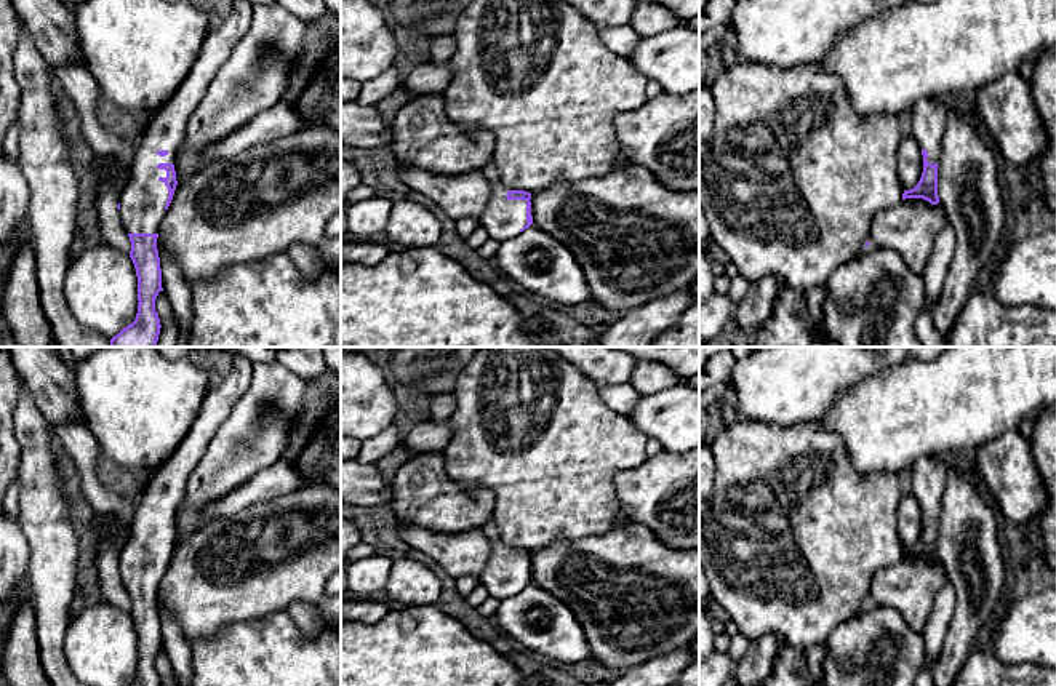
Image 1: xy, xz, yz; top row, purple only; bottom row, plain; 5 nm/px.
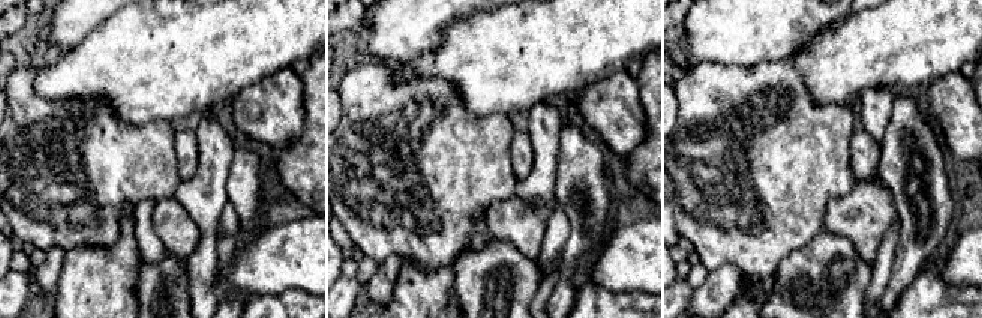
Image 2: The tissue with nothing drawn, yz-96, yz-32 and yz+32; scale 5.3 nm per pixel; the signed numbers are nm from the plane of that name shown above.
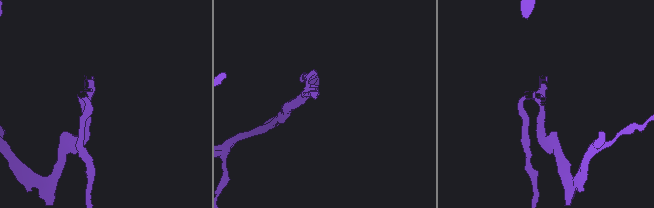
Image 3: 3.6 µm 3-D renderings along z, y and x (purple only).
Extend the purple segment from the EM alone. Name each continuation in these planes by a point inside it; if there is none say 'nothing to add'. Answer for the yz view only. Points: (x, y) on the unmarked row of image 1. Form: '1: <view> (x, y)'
1: yz (928, 475)

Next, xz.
1: xz (503, 578)

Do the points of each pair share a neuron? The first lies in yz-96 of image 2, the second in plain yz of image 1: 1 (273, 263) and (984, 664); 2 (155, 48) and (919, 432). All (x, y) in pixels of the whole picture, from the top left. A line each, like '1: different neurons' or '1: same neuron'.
1: different neurons
2: same neuron

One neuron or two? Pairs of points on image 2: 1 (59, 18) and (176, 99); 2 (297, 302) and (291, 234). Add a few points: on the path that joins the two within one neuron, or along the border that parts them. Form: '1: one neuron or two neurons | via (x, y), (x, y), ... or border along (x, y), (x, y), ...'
1: two neurons | border along (113, 15), (65, 53)
2: two neurons | border along (311, 293), (287, 288), (281, 293), (261, 294)

